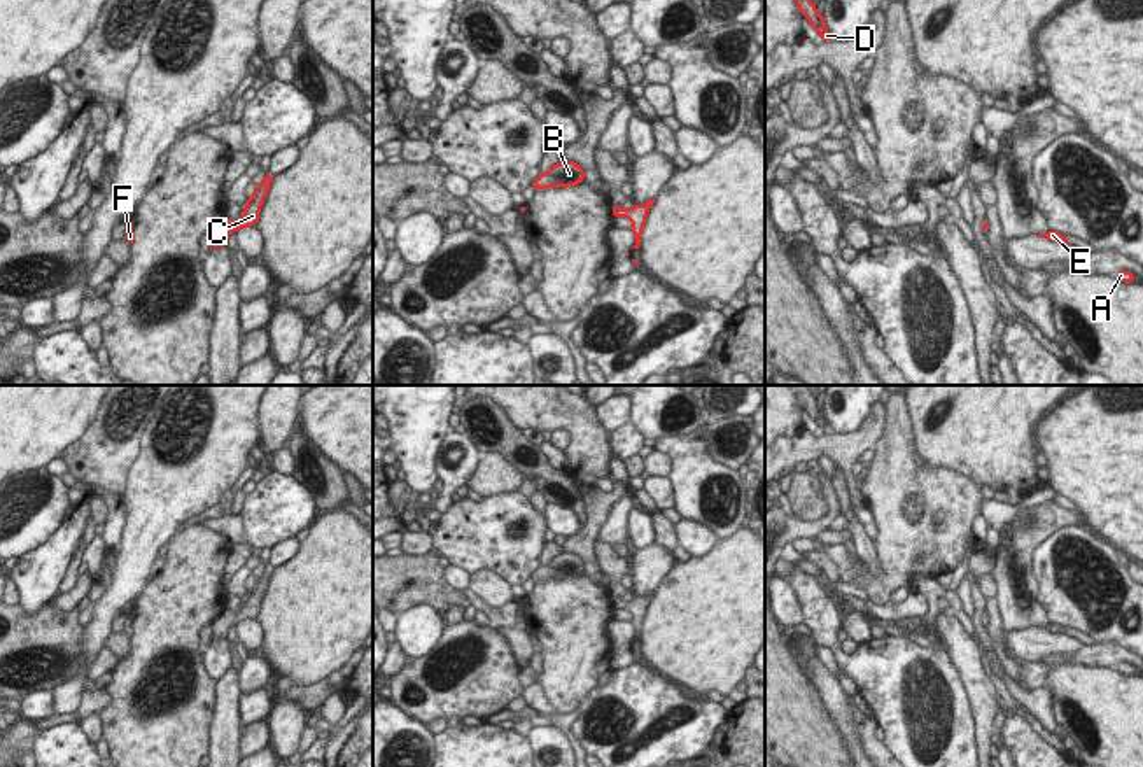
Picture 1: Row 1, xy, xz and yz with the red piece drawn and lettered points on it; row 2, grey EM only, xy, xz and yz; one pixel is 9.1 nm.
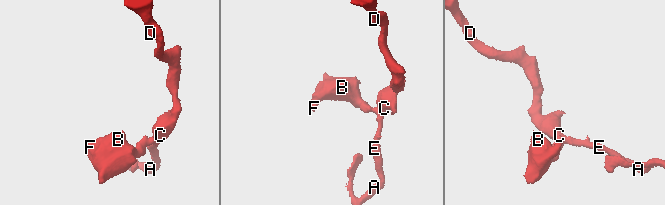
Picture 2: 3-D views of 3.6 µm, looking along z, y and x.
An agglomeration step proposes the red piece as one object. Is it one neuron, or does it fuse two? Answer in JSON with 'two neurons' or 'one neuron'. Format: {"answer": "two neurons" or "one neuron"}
{"answer": "one neuron"}

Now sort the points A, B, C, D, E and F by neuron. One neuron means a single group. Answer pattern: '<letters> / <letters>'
A B C D E F

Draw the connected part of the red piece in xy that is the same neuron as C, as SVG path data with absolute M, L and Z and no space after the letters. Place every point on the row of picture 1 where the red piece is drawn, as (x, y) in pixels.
M266 172L264 175L264 180L261 182L259 187L254 187L254 194L250 200L245 201L245 210L243 210L243 215L238 219L238 221L231 221L228 215L222 217L222 221L210 231L210 236L212 236L212 247L226 247L228 243L228 236L233 233L233 231L238 231L245 226L252 228L257 224L259 221L259 210L264 203L264 198L270 191L270 184L275 177Z

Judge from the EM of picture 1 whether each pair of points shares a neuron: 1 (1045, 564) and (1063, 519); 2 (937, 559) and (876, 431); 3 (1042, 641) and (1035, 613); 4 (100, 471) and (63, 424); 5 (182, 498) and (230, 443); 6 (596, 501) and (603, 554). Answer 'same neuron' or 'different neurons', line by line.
1: different neurons
2: different neurons
3: different neurons
4: different neurons
5: same neuron
6: different neurons

